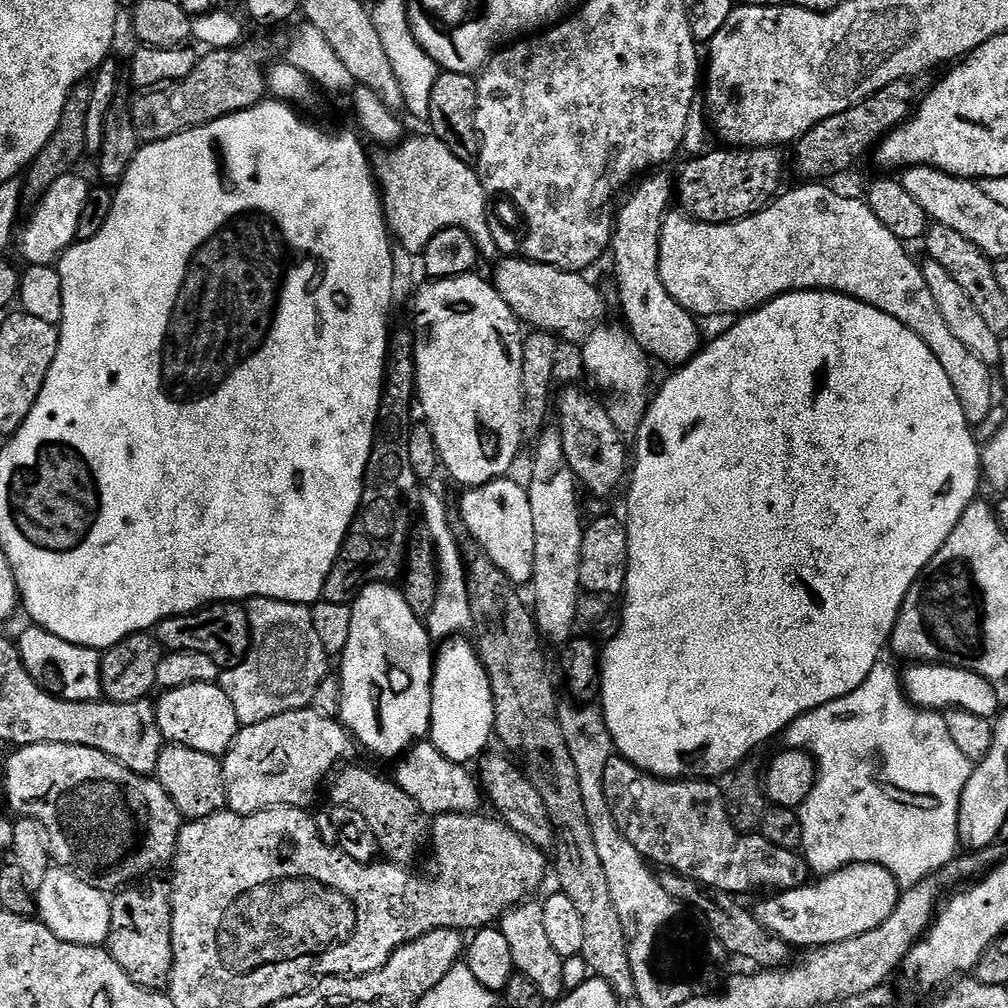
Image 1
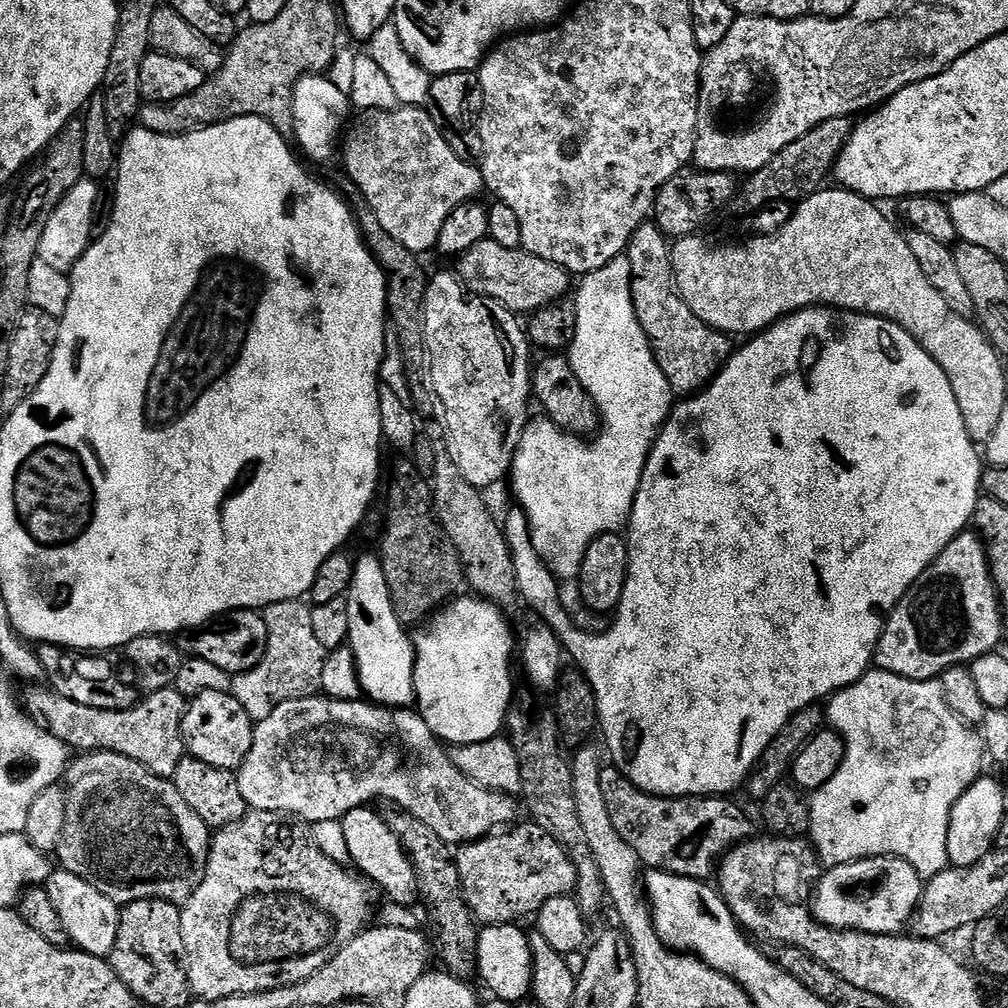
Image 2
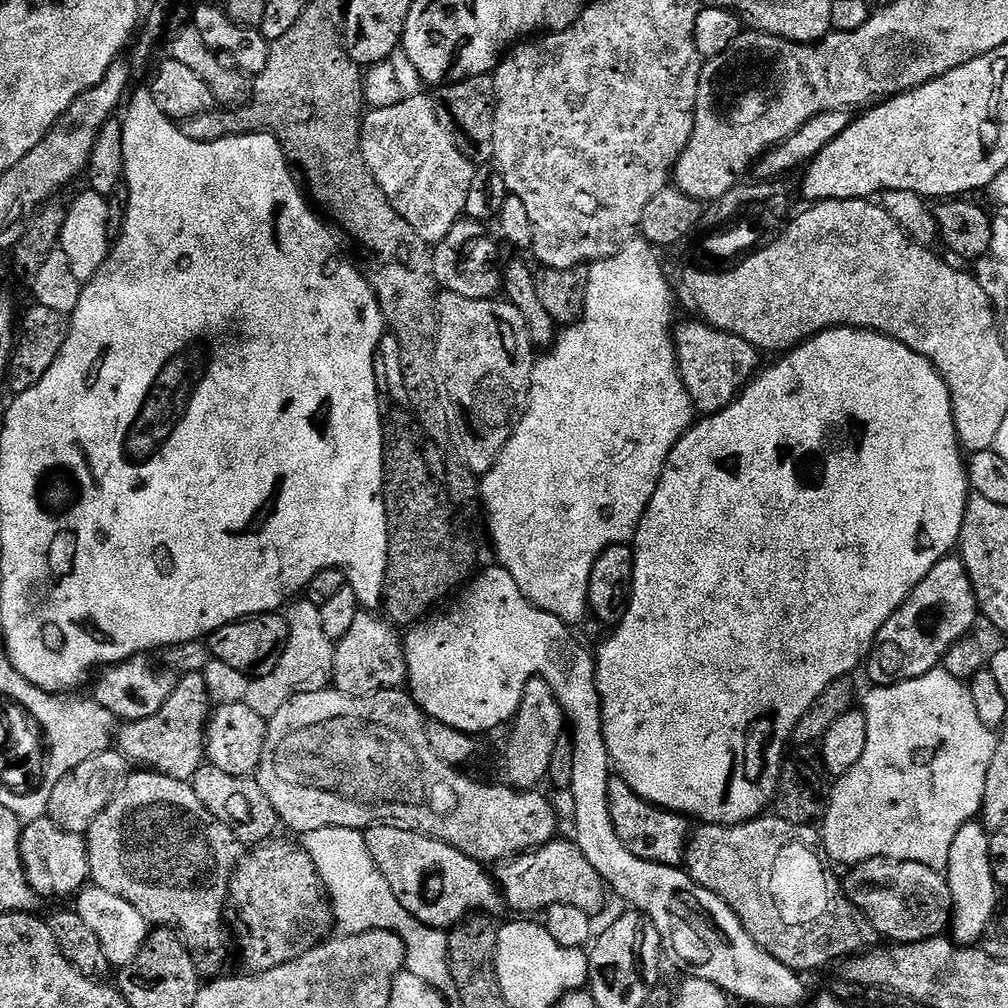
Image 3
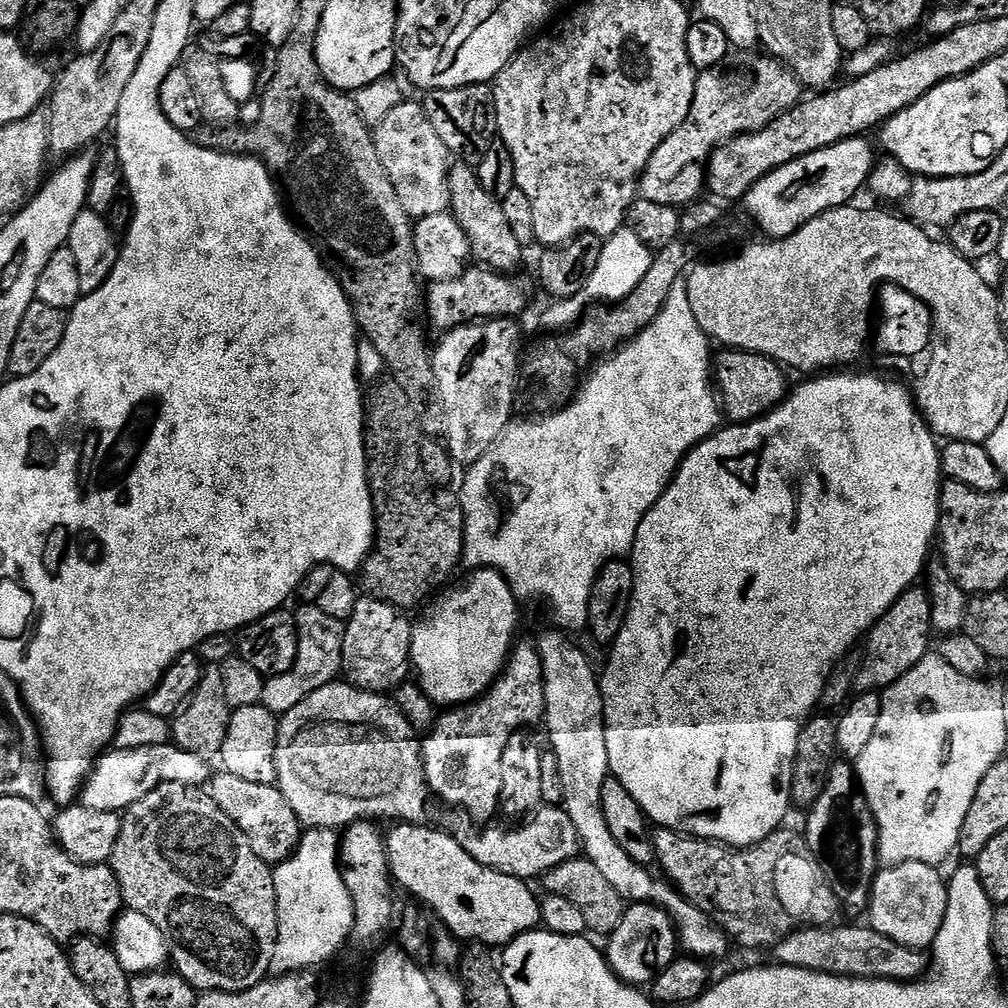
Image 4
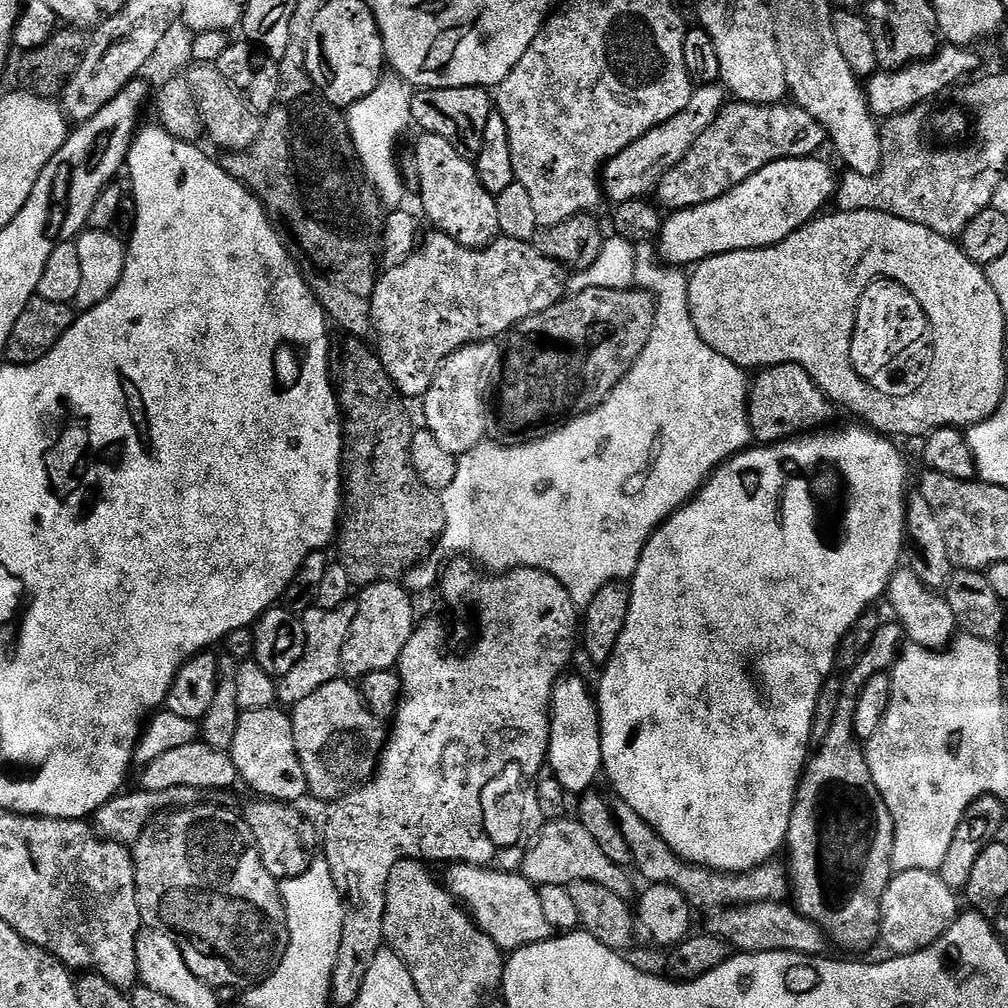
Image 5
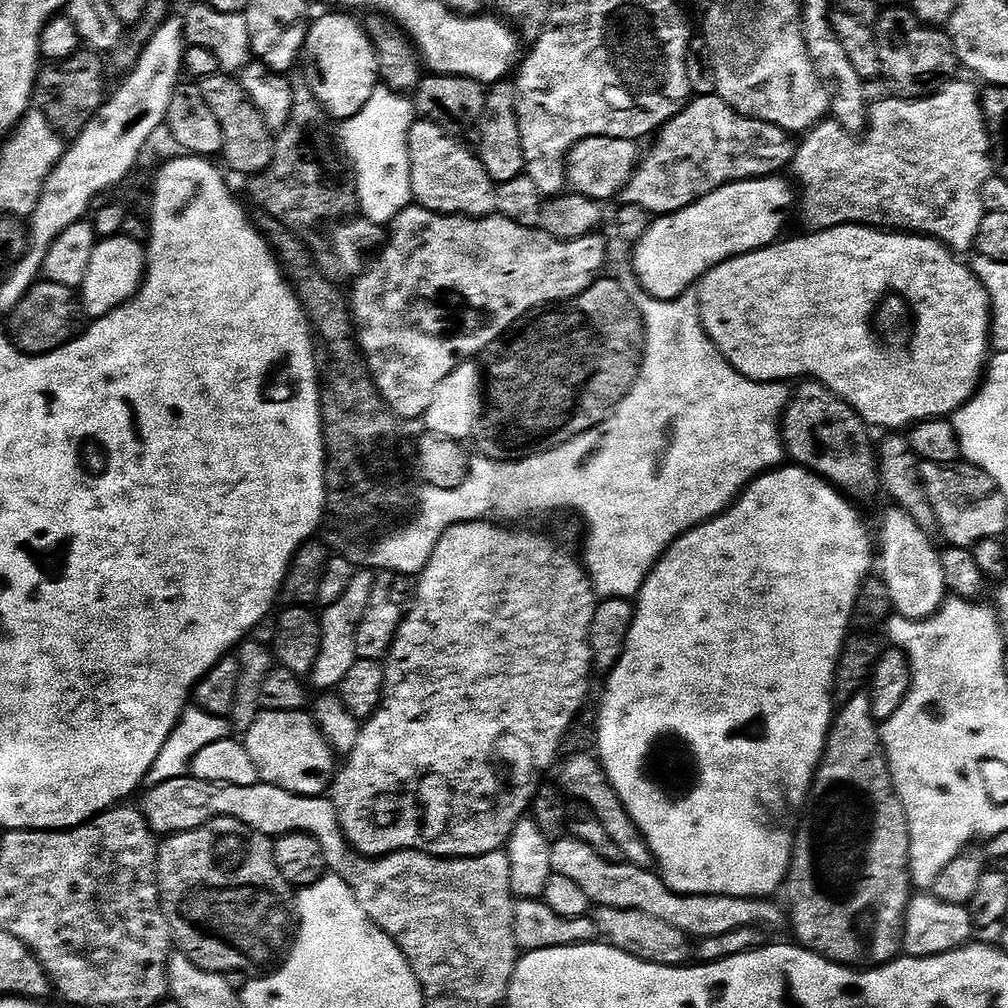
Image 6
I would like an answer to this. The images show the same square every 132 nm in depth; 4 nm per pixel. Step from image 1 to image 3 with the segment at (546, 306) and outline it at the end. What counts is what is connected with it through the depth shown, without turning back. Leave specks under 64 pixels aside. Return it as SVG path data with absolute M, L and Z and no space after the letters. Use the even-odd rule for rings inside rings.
M461 218L448 234L434 246L432 261L437 285L443 291L462 294L462 298L491 300L502 288L502 260L497 237L484 230L479 220Z

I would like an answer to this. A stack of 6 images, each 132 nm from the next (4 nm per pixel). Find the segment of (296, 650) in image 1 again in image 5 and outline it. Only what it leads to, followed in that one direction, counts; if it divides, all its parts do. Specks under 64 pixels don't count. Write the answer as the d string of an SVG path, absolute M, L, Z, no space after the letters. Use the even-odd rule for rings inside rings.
M352 602L343 604L340 608L313 606L303 613L302 619L308 634L306 654L302 662L298 662L298 666L294 666L294 670L287 672L279 681L278 700L281 705L294 706L302 702L302 698L314 694L314 690L326 686L326 682L341 679L342 652L346 646L346 638L350 638L350 626L354 626L355 617L356 605Z

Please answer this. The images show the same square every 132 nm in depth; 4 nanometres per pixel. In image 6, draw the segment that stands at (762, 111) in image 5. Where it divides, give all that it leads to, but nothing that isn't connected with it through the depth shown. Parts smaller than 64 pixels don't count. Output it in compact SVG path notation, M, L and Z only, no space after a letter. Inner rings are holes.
M717 95L696 96L689 99L680 112L655 133L652 142L652 149L649 152L647 149L643 153L640 163L636 166L636 172L620 193L618 200L620 204L642 206L652 213L653 217L669 216L670 213L706 198L706 194L727 184L783 173L791 165L798 147L793 133L765 120L755 120L752 116L735 112L722 97Z

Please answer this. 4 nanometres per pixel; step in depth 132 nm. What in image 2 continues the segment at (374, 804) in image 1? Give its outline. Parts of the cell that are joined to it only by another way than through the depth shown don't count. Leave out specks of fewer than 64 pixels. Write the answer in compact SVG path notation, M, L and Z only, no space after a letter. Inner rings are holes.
M392 810L386 816L388 825L400 839L400 845L408 853L416 876L420 880L422 900L428 903L428 920L436 931L434 936L434 952L440 955L445 969L452 975L461 978L472 978L477 975L479 962L479 942L481 929L478 921L472 914L472 907L464 896L464 887L460 871L456 865L453 845L448 844L426 822L414 818L409 812Z

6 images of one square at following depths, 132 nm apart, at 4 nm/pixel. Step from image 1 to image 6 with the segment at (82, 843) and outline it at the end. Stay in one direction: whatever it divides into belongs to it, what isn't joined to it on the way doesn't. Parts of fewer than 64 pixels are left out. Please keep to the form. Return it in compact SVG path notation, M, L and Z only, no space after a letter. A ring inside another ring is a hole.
M219 816L210 822L206 822L201 828L195 828L189 832L178 832L175 836L167 837L159 845L156 854L156 887L160 890L160 909L164 911L166 922L172 931L175 947L183 955L191 958L202 970L221 974L230 972L260 974L273 966L279 965L287 957L290 945L294 940L294 889L292 885L286 882L286 878L282 878L282 870L278 870L278 862L274 858L273 841L260 832L254 831L250 826L246 826L234 818Z

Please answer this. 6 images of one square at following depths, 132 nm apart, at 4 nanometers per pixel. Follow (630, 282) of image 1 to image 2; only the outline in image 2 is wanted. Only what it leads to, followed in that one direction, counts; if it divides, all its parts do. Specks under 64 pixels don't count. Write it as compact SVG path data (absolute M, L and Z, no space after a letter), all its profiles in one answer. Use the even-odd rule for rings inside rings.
M646 222L636 231L626 251L632 271L632 301L646 338L656 355L666 382L677 397L687 398L706 388L731 358L734 344L725 333L711 328L686 302L676 289L672 269L672 244L654 222Z

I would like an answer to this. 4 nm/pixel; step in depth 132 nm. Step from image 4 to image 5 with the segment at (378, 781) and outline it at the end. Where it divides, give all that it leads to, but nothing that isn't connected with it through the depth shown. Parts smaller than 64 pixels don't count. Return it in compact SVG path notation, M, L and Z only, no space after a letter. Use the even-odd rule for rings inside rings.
M341 678L326 682L326 686L321 686L319 690L314 690L314 694L309 694L307 698L302 698L291 709L290 715L296 729L296 743L299 747L304 767L308 770L310 781L310 792L314 797L327 802L335 802L347 792L353 792L355 788L371 780L376 774L376 769L380 767L380 757L384 755L384 746L388 743L390 735L385 721L380 720L368 709L368 703L364 700L363 691L356 688L351 679Z

